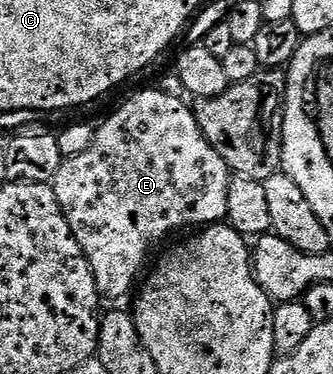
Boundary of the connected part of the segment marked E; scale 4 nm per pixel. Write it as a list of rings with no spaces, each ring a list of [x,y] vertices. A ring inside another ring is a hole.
[[[158,88],[140,91],[95,129],[88,152],[65,159],[60,172],[56,172],[52,183],[56,200],[92,268],[103,299],[122,298],[130,289],[133,291],[151,261],[150,250],[156,249],[169,234],[189,226],[205,228],[227,217],[232,171],[216,148],[208,144],[193,109],[185,104],[183,99],[165,95]]]

